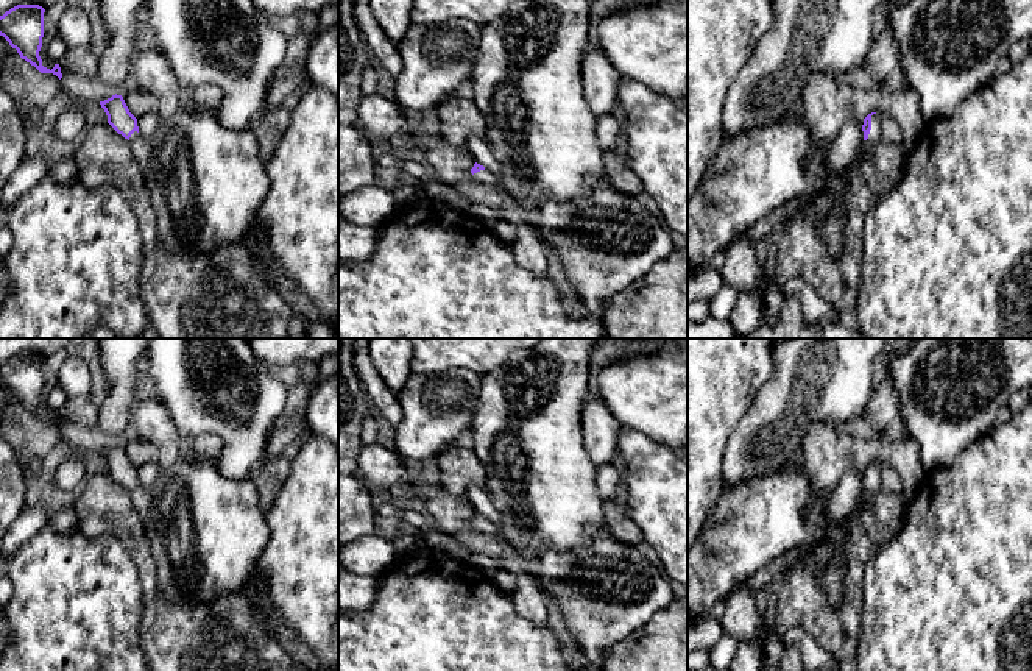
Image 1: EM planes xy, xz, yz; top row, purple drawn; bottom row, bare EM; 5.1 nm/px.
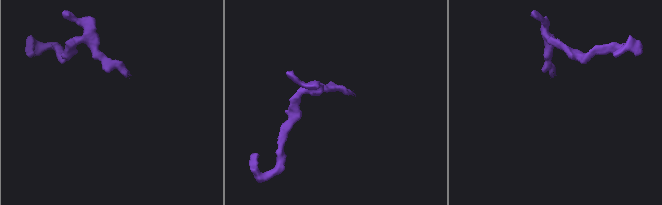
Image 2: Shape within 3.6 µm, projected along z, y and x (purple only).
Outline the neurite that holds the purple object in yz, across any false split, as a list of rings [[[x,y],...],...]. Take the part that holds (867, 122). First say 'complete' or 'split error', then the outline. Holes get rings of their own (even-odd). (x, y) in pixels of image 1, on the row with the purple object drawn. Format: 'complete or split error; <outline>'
split error; [[[871,112],[864,119],[862,125],[865,145],[861,153],[868,153],[881,139],[881,114]]]

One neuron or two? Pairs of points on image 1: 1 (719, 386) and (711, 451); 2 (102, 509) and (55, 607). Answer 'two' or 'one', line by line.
1: one
2: two

